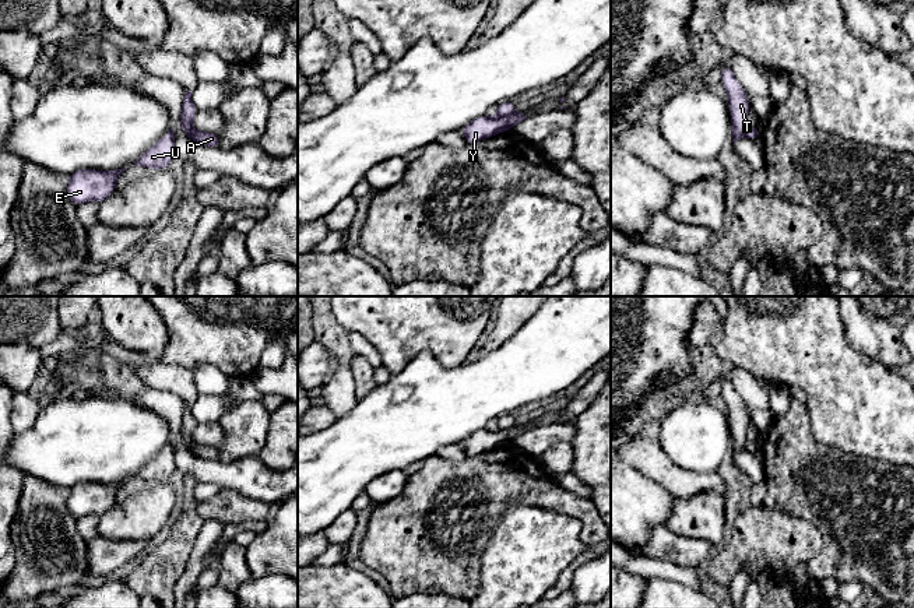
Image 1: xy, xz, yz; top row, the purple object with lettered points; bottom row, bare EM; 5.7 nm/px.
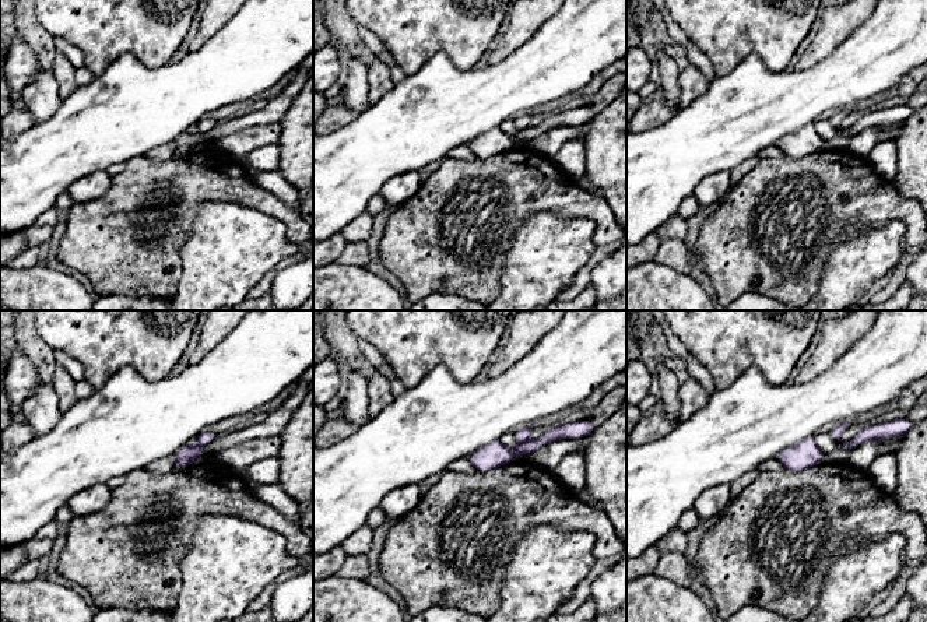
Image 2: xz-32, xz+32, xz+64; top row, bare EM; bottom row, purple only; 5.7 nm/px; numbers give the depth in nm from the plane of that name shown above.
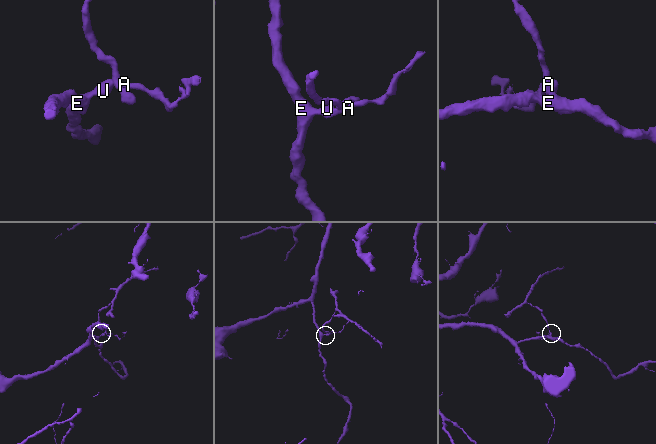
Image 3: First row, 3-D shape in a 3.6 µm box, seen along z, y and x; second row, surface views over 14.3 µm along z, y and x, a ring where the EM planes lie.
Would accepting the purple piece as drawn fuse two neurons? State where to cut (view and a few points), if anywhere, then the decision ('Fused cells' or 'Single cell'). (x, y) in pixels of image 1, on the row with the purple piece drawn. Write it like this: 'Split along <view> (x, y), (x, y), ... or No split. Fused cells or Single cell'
Split along xz (513, 112), (498, 116). Fused cells

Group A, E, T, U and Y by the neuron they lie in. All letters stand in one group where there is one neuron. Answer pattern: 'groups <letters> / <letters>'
groups A E U Y / T

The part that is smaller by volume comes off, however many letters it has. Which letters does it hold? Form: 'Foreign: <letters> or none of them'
Foreign: T

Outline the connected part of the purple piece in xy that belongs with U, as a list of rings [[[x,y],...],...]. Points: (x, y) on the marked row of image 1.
[[[172,127],[151,148],[144,151],[133,166],[147,166],[154,171],[166,169],[175,155],[175,133]]]

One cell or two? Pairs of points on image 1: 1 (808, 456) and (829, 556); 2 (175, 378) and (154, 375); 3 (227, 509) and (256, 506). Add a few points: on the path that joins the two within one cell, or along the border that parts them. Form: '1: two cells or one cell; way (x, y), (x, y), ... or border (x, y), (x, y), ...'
1: one cell; way (818, 481), (830, 494), (830, 531)
2: one cell; way (169, 378), (160, 376)
3: one cell; way (234, 509), (249, 509)

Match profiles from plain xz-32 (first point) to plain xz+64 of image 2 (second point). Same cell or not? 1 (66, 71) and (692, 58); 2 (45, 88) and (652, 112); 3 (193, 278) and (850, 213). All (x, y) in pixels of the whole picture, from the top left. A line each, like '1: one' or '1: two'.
1: two
2: two
3: two

